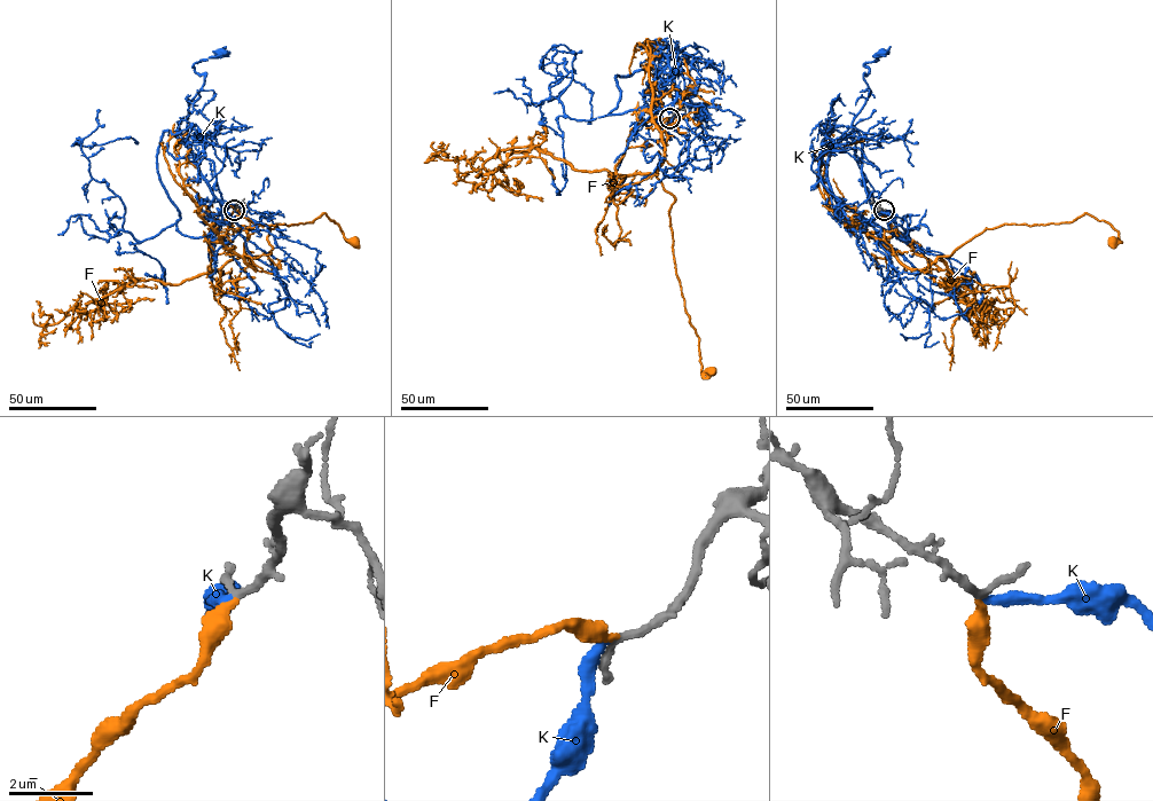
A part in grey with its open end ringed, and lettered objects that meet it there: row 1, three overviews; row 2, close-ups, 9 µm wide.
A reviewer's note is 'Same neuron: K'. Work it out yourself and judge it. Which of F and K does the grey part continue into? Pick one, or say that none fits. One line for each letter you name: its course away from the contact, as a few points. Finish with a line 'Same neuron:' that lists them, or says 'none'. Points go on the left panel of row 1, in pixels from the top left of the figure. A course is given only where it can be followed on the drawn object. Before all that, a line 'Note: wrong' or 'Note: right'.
Note: wrong
F: via (234, 210), (210, 233), (210, 269), (266, 254), (276, 224), (312, 222), (323, 213), (354, 242)
Same neuron: F

